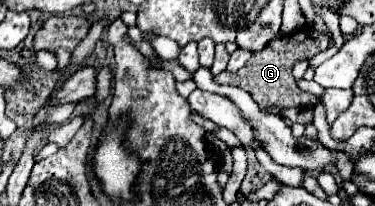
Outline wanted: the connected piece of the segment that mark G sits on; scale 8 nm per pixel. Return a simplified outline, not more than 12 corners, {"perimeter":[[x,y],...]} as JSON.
{"perimeter":[[304,24],[272,40],[238,72],[214,82],[244,88],[258,106],[312,108],[292,64],[328,46]]}

